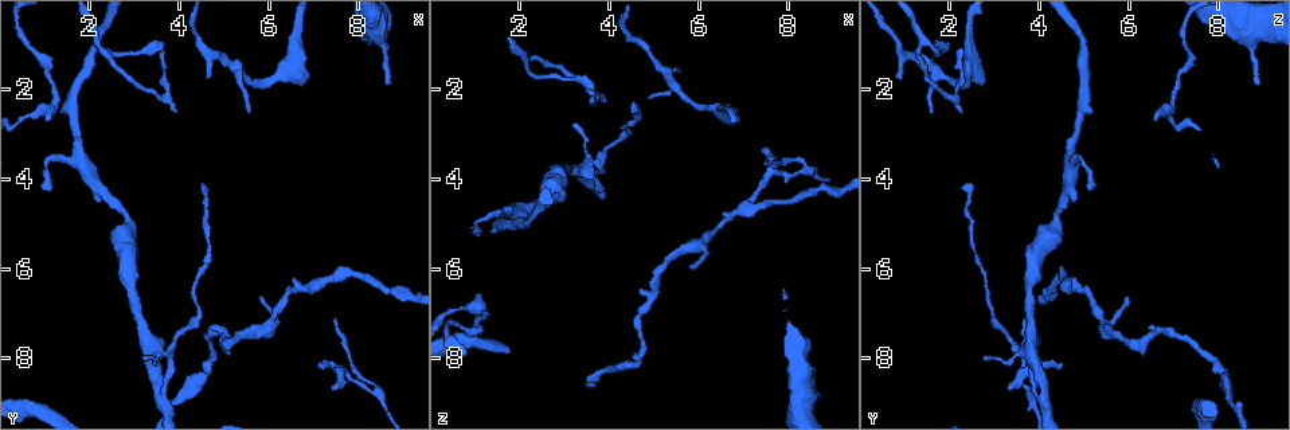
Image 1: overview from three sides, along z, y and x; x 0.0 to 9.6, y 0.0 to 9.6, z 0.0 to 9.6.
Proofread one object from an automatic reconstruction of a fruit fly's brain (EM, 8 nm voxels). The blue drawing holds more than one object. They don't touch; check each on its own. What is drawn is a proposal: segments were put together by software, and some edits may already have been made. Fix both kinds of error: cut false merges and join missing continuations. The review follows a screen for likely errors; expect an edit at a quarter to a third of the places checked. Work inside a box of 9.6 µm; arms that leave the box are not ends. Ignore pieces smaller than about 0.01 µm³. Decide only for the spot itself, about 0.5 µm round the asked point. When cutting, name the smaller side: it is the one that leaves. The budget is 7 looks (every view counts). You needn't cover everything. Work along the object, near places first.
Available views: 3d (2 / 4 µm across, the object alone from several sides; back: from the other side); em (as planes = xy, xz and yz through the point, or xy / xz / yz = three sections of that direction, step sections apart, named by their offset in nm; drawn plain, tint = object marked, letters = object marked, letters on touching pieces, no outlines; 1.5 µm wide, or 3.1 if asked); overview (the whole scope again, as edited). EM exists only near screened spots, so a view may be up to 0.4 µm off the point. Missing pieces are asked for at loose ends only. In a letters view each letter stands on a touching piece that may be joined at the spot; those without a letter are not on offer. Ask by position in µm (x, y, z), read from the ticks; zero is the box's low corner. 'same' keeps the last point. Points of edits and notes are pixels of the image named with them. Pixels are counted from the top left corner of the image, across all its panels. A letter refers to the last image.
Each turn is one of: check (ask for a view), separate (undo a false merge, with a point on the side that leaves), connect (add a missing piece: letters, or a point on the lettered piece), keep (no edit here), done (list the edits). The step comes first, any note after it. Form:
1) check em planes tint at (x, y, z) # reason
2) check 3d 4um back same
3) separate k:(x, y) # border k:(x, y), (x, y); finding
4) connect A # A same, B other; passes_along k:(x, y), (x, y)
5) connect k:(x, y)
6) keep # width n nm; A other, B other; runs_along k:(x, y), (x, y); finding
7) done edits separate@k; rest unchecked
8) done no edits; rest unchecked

check em xy step 4 plain at (3.70, 1.10, 2.30) # free end

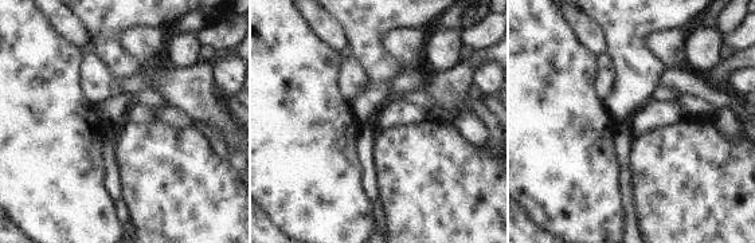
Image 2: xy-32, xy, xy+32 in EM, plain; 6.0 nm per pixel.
check em xy step 4 letters same

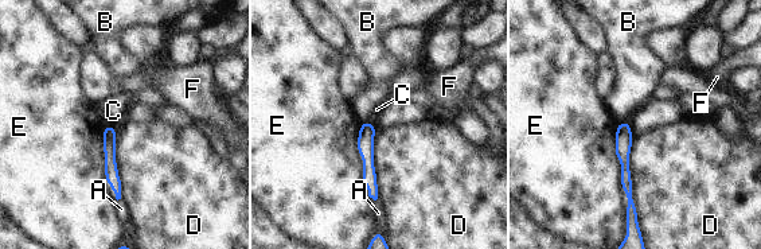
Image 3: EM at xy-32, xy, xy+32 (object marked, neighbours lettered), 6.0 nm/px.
keep # A other, B other, C other, D other, E other, F other; border 3:(628, 119), (619, 123); no lettered piece goes on from it

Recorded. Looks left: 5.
check 3d 2um at (0.65, 2.55, 6.95) # a narrow waist

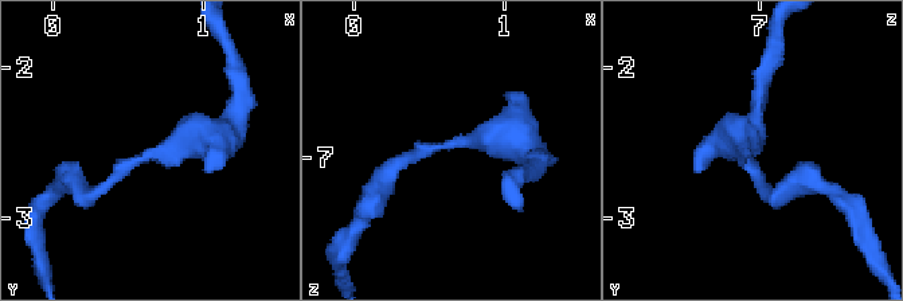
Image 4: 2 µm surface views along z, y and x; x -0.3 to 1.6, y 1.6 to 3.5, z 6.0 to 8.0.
check em planes letters at (0.58, 2.58, 6.90) # arm_widths 170, 180 nm; shape alone is not enough

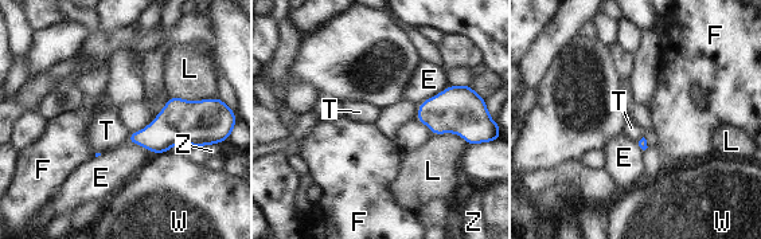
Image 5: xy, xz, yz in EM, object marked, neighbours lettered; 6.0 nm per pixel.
keep # E other, F other, L other, T other, W other, Z other; border 5:(132, 132), (125, 141); all the same neuron

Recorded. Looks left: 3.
check 3d 2um at (7.15, 8.10, 4.50) # tapers out

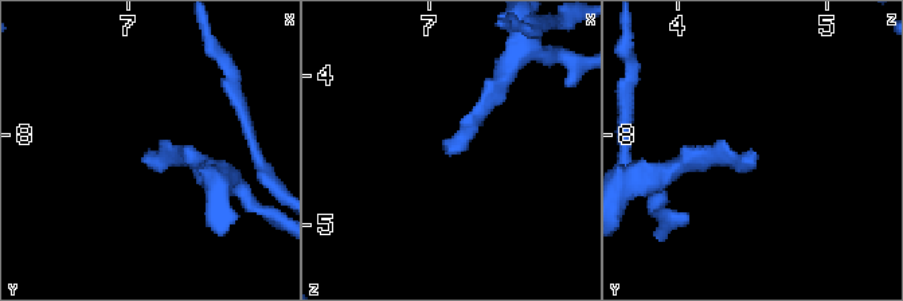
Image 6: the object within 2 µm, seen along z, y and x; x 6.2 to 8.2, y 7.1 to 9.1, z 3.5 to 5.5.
check em planes letters at (7.12, 8.10, 4.48) # shape alone is not enough

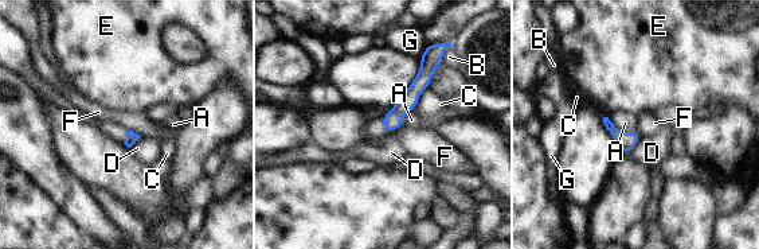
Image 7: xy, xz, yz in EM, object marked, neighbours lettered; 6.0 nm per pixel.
keep # A other, B other, C other, D other, E other, F other, G other; runs_along 7:(435, 62), (387, 127); no lettered piece goes on from it

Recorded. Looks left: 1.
done no edits; rest unchecked

